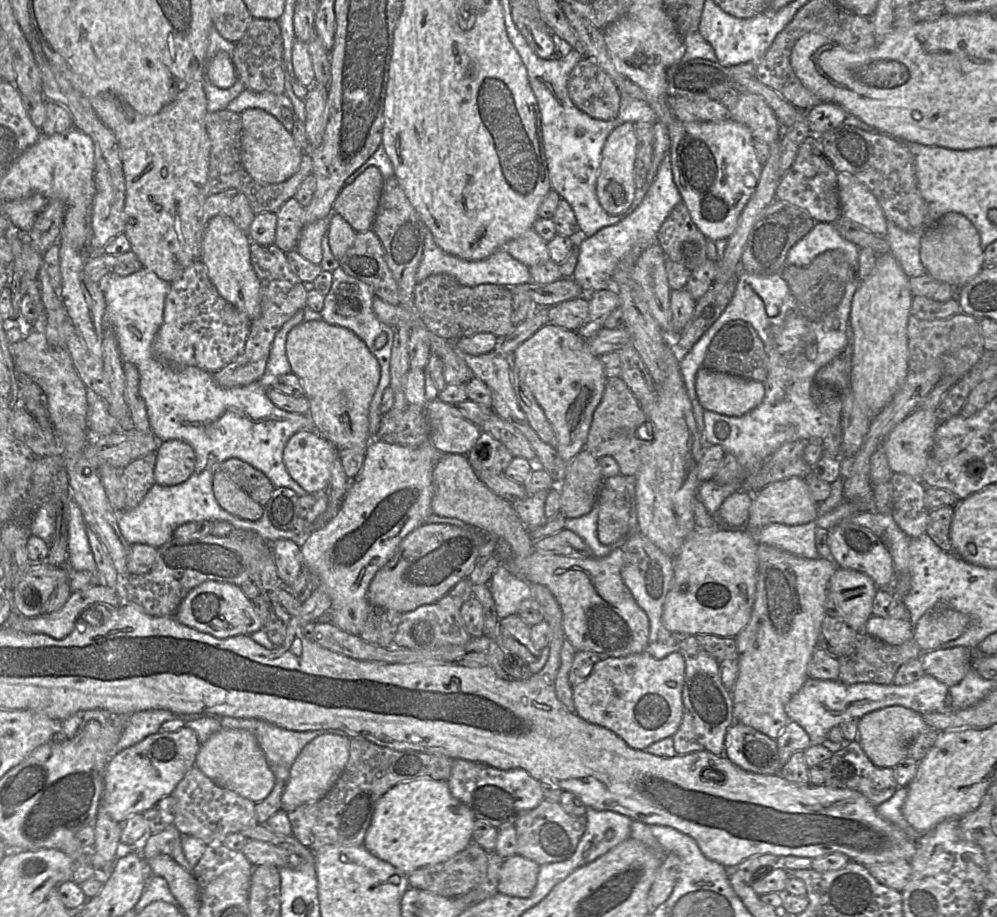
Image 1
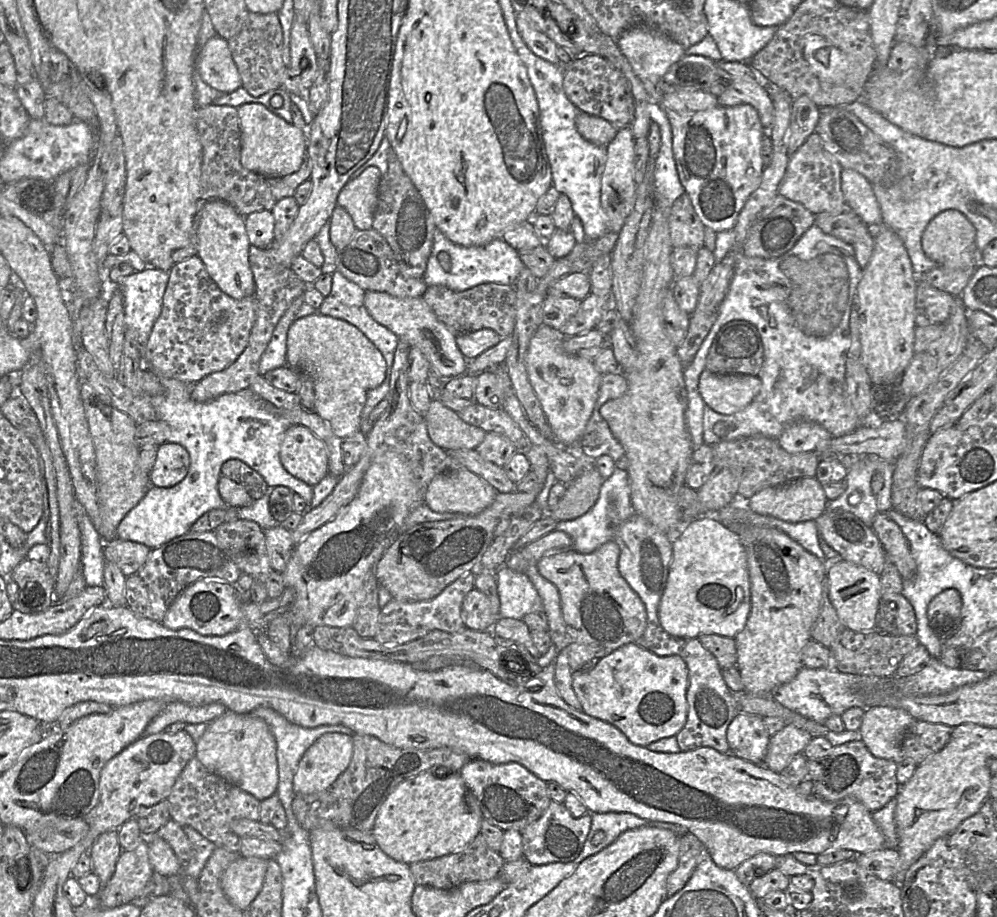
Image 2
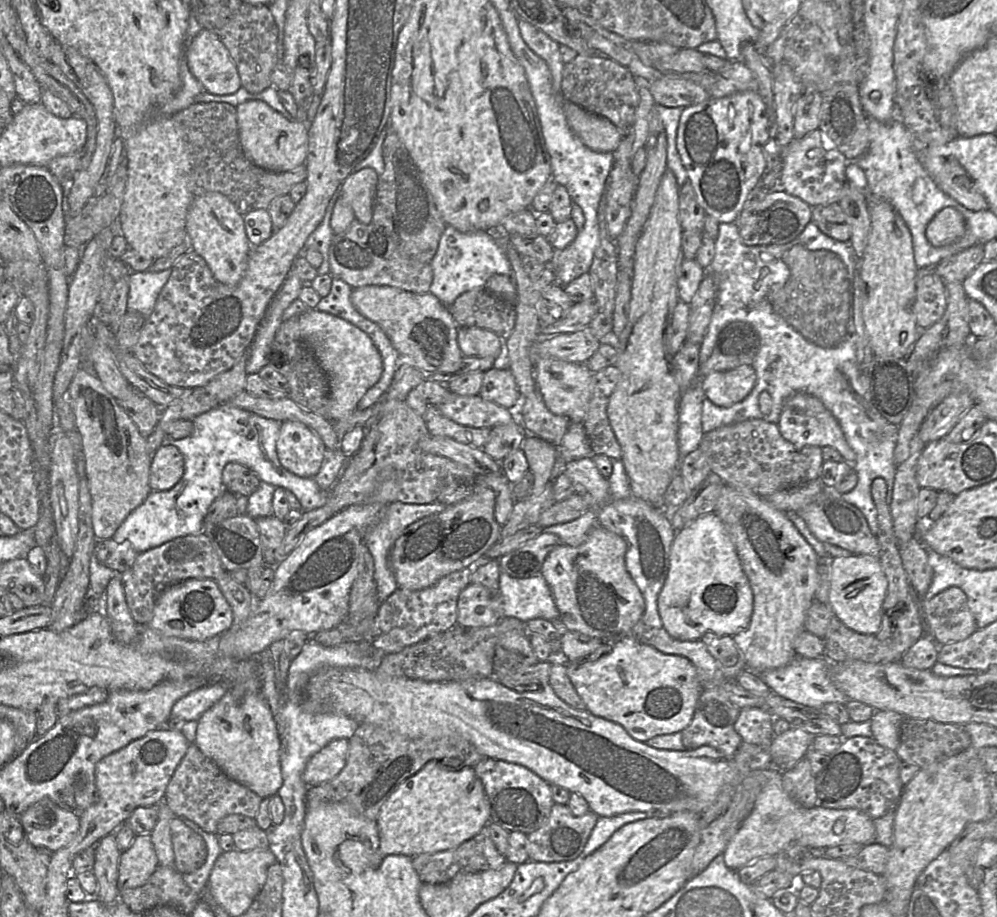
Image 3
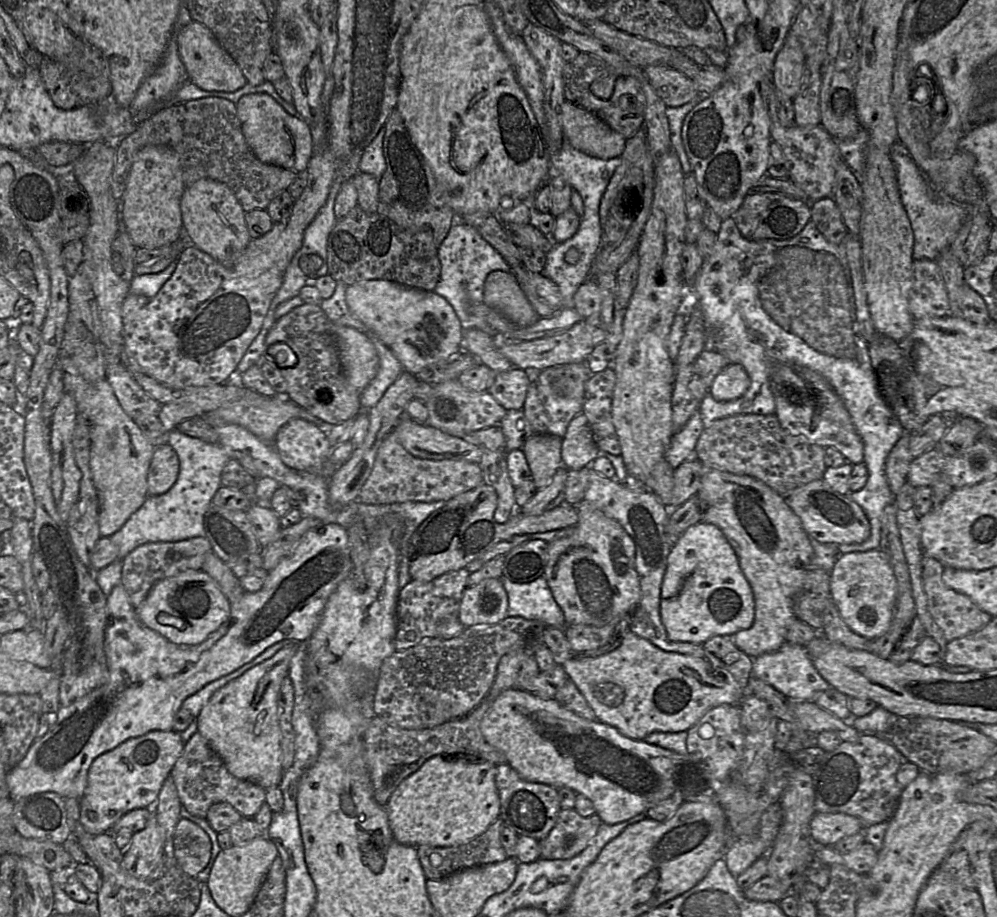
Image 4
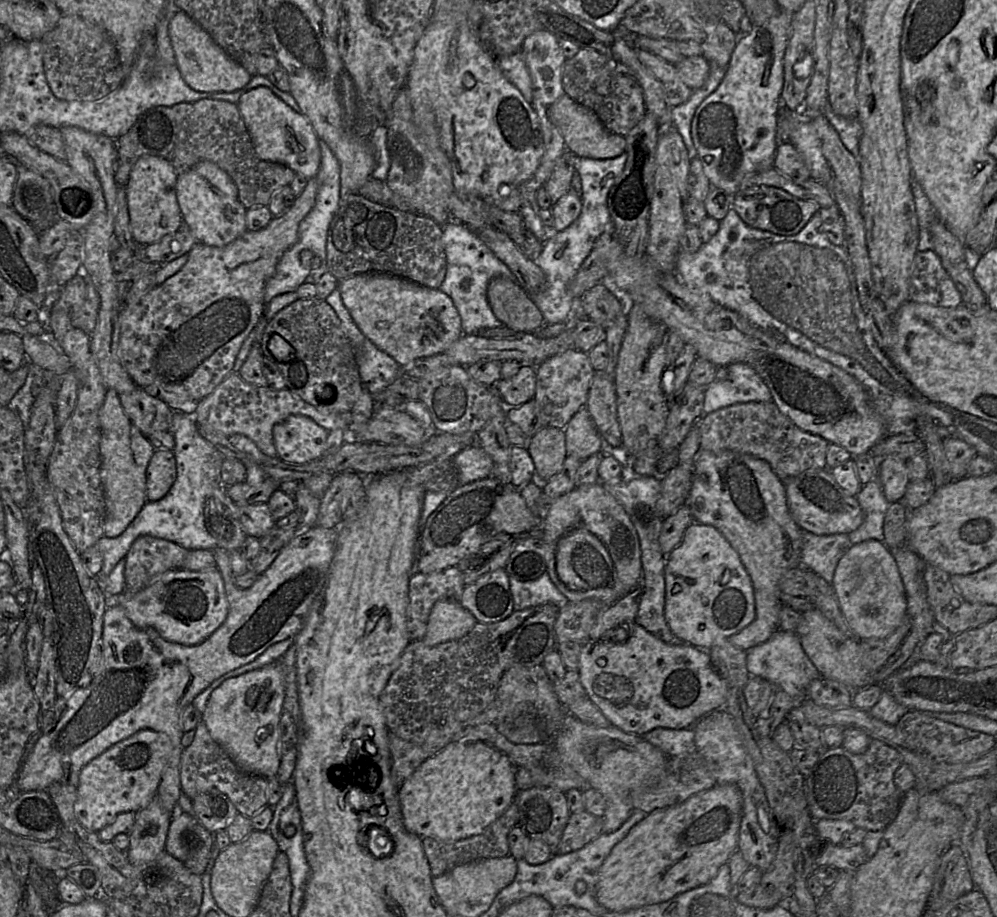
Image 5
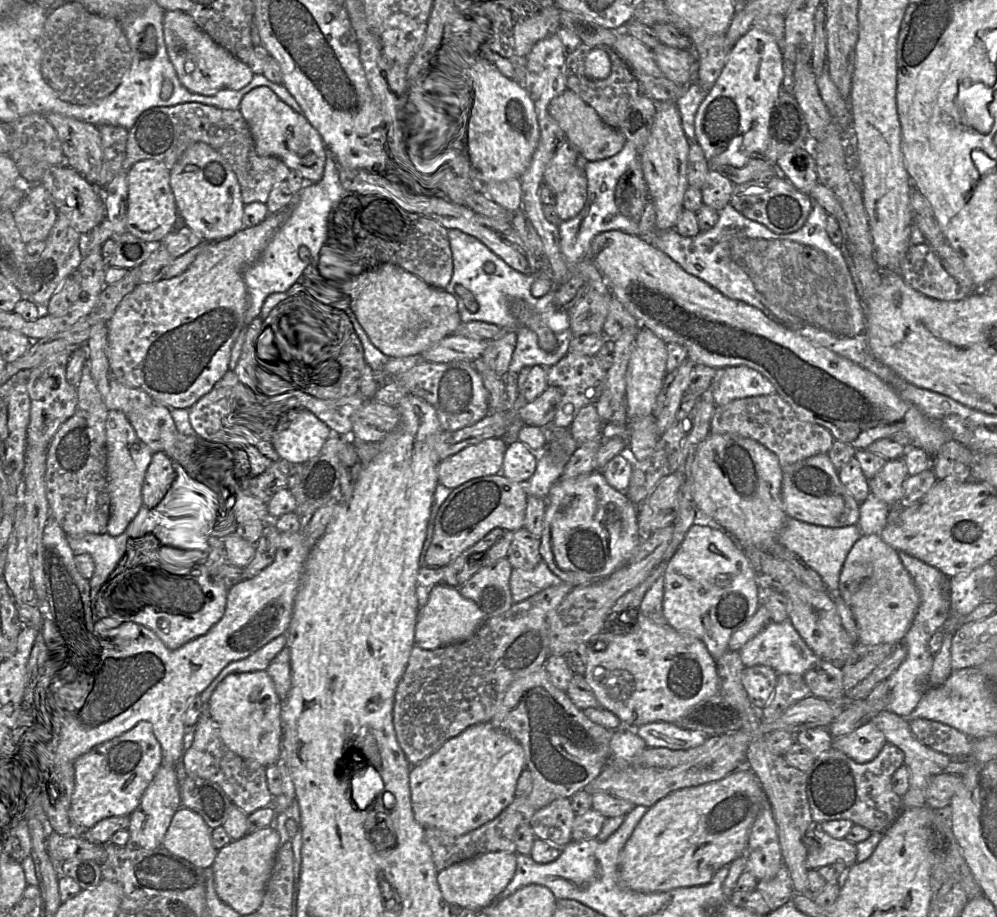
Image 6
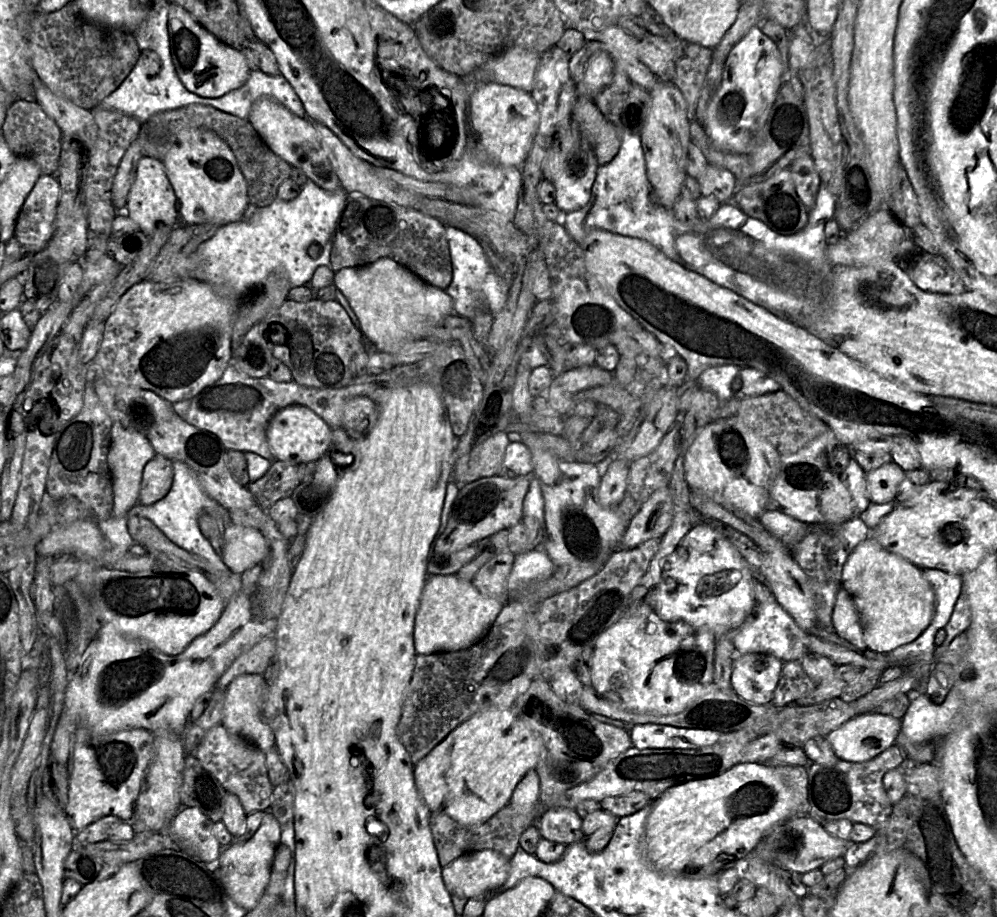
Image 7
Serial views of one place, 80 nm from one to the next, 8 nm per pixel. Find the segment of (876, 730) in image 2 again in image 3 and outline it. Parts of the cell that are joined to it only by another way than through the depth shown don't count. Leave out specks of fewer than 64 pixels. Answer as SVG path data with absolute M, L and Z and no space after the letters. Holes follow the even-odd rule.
M874 711L870 718L872 738L881 746L896 750L904 716L894 711Z

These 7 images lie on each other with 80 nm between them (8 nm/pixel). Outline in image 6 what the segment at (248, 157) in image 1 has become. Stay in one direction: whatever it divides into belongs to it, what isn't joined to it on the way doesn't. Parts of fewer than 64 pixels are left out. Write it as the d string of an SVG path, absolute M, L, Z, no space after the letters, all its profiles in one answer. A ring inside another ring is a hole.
M270 88L252 89L242 99L239 110L252 133L260 156L277 157L290 169L299 172L307 183L319 182L324 173L327 148L308 120L283 102Z

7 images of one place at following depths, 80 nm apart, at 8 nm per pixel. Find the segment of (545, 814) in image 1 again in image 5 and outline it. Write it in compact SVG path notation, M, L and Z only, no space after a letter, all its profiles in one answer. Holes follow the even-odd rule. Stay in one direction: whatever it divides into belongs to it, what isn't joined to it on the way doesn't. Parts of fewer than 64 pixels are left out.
M586 811L570 813L562 836L553 848L554 854L563 855L582 848L602 833L603 824L603 817Z

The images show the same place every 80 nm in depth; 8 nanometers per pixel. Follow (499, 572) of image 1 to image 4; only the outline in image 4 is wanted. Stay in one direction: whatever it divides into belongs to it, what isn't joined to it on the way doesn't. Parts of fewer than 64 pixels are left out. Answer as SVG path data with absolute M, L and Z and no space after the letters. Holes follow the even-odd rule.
M504 575L501 580L508 595L508 616L535 620L544 626L567 626L544 575L528 583L513 582Z

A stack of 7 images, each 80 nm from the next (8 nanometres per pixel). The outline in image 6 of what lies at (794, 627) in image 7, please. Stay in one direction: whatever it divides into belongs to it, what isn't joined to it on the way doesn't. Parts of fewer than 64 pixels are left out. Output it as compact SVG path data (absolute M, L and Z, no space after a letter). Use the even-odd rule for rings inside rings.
M789 619L780 623L769 622L738 652L745 667L765 665L771 667L777 674L804 675L818 660L818 657L807 646Z

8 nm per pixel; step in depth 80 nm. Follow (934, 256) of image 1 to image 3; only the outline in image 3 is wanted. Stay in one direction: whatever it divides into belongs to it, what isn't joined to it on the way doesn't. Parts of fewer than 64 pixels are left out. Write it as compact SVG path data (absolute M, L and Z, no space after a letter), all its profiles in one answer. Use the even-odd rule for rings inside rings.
M946 207L928 223L925 235L932 246L941 247L960 239L965 231L963 215L953 207Z

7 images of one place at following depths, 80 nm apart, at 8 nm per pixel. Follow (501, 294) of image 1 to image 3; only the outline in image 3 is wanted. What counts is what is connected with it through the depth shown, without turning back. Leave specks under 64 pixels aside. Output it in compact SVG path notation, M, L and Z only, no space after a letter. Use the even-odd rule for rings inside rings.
M486 287L471 290L459 295L451 306L447 306L459 327L479 327L493 331L506 340L514 330L516 309L498 296L491 293Z

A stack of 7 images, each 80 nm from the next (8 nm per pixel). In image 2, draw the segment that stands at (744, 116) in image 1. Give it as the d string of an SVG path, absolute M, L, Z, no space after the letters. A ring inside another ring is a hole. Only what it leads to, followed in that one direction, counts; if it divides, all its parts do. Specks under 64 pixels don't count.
M734 80L718 96L719 105L733 107L740 104L753 106L759 115L765 134L772 128L774 105L770 93L755 81Z

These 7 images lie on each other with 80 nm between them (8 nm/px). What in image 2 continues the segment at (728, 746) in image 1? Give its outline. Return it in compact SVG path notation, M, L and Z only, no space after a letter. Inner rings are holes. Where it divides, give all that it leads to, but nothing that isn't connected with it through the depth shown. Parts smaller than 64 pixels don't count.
M738 712L726 732L730 753L754 764L763 764L770 741L763 718Z

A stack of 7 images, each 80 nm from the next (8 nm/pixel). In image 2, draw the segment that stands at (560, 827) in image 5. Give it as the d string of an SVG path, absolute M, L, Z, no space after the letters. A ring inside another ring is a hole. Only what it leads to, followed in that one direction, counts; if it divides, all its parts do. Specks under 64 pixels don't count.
M471 759L459 774L476 797L483 818L503 831L515 829L521 832L537 820L551 802L546 782L518 763L494 764L481 759Z

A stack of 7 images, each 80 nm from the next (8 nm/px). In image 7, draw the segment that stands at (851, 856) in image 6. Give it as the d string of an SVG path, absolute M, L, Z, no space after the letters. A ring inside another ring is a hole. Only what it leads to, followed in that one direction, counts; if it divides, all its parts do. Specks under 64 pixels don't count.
M809 815L794 816L767 832L754 848L753 853L775 867L803 874L820 868L830 859L844 856L848 844L828 833L823 825Z

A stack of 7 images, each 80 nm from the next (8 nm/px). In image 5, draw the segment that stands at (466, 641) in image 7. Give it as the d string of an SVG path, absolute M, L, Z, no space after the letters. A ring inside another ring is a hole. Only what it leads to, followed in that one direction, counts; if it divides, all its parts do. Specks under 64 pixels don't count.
M437 601L430 613L427 630L422 641L434 646L465 636L476 625L476 618L460 602Z

